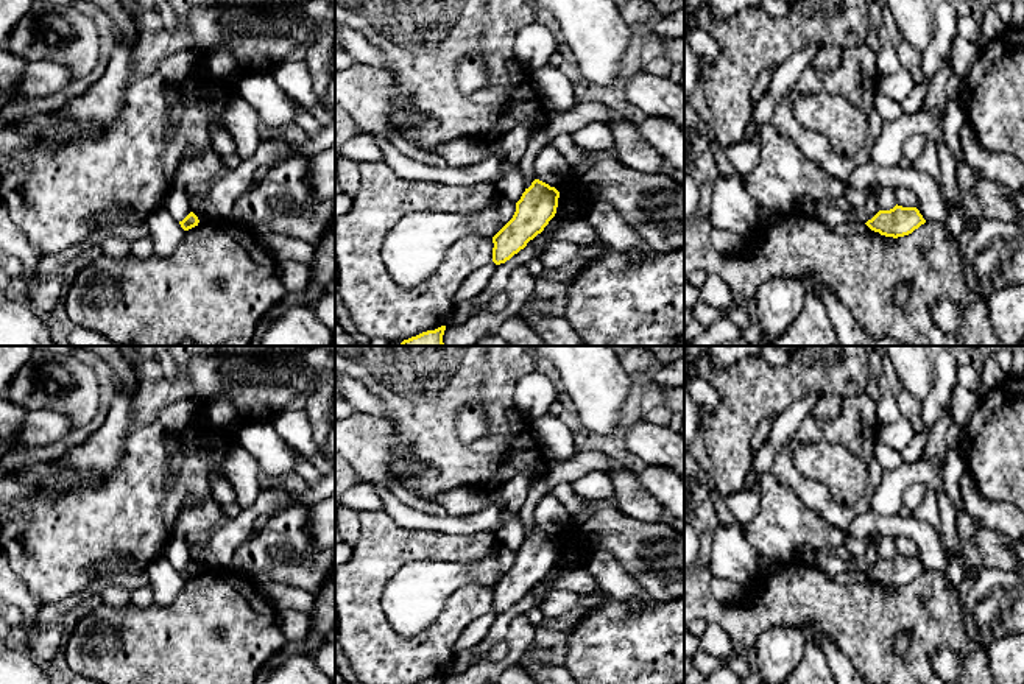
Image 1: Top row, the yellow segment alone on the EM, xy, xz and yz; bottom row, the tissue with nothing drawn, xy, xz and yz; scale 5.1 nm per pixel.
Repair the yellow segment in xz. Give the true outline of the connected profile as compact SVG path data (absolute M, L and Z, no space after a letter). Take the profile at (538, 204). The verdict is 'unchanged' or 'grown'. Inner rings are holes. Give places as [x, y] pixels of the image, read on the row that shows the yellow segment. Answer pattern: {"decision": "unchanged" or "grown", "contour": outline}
{"decision": "unchanged", "contour": "M535 179L516 203L513 218L493 237L493 262L505 263L544 231L555 217L560 192Z"}

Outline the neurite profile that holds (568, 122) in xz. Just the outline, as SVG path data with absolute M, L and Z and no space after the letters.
M591 101L591 103L578 103L575 108L558 114L553 120L550 120L546 126L535 131L527 140L527 150L519 165L524 175L525 189L531 185L536 179L533 162L538 153L546 146L555 143L555 140L561 134L572 136L583 125L591 122L603 122L608 123L611 120L613 109L606 104Z

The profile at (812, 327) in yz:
M806 296L795 323L772 346L837 346L837 335L817 296Z

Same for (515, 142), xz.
M517 125L502 137L502 151L505 160L510 164L519 164L527 150L527 140L530 132L525 126Z

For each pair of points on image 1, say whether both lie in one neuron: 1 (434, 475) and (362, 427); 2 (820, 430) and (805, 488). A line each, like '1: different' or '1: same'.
1: different
2: same

